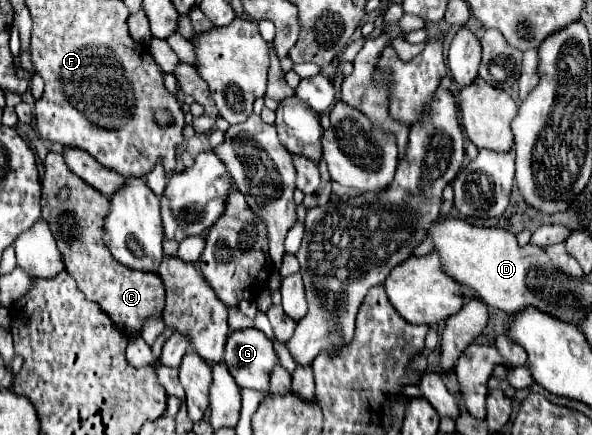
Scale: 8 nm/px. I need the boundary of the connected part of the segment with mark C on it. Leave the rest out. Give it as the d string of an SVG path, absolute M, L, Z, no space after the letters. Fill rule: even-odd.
M47 152L43 166L45 174L41 180L41 218L47 220L51 226L57 248L65 262L65 270L71 274L71 278L75 278L85 298L89 302L99 304L127 338L137 338L141 334L143 322L147 318L159 318L165 310L165 288L159 280L159 274L131 270L119 264L103 246L101 226L109 210L109 198L105 194L75 176L65 166L63 156L59 152ZM63 186L71 188L71 196L69 202L59 204L57 192Z

